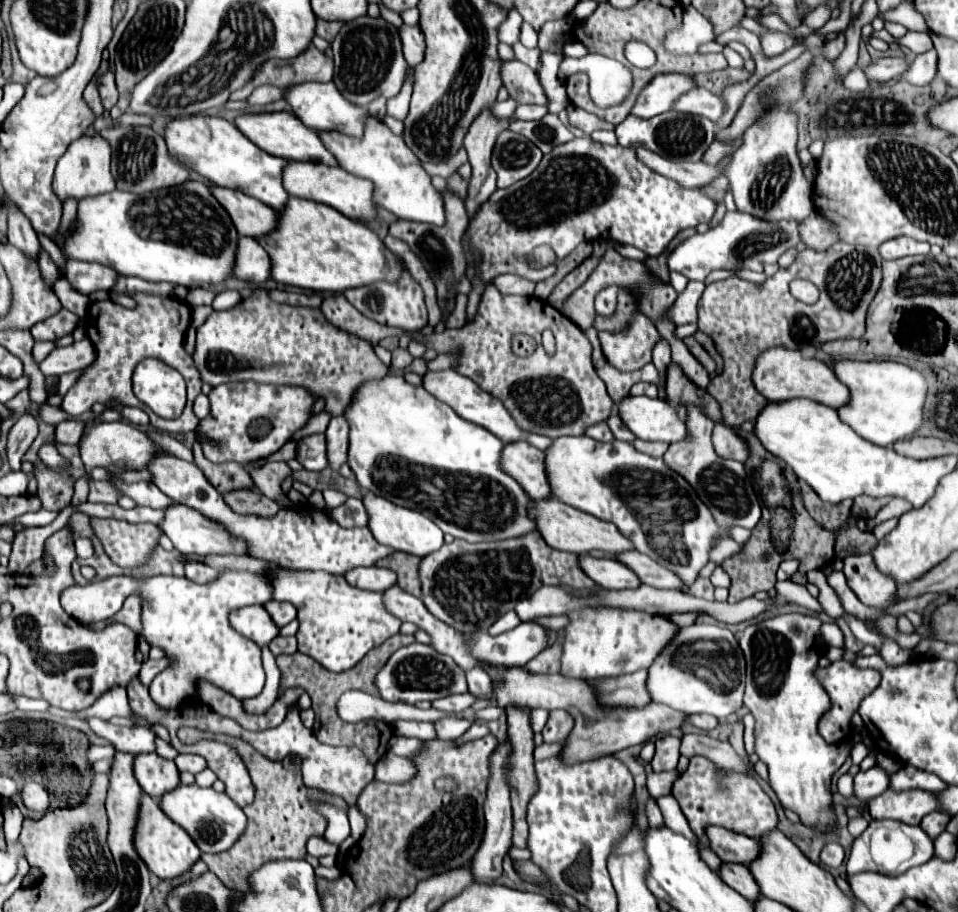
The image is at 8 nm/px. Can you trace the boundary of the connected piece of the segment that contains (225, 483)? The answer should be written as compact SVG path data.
M195 442L193 446L193 454L195 454L195 464L201 468L201 472L209 478L209 482L213 482L213 486L219 490L219 494L227 494L231 490L241 490L241 488L251 488L253 478L249 476L249 472L235 462L227 462L227 464L213 464L203 456L203 450L199 446L199 442Z

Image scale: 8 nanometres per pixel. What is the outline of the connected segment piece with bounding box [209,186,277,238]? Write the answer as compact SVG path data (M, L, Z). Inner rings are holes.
M209 186L211 194L231 216L237 232L241 236L261 236L269 234L277 226L277 212L267 204L231 188Z

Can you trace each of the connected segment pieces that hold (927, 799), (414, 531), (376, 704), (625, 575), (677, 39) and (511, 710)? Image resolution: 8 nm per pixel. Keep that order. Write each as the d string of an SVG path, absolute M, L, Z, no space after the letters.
M889 788L885 790L885 794L869 802L869 812L875 820L893 818L897 822L905 822L911 826L917 826L921 818L933 812L935 808L937 808L935 794L925 792L925 790L895 792Z
M367 492L363 496L363 506L367 510L369 516L369 530L375 536L375 540L379 544L385 544L393 550L401 550L401 552L409 552L415 556L425 556L431 554L435 550L439 550L443 546L443 532L429 520L425 518L421 512L417 510L409 510L403 506L397 506L381 496L375 496L373 492Z
M351 690L345 692L339 698L337 704L339 716L345 722L361 722L365 718L375 718L375 720L383 720L383 722L393 722L393 720L427 720L427 722L435 722L439 718L445 718L447 714L439 714L433 708L429 710L419 710L415 706L409 706L405 702L385 702L381 698L369 696L365 692L359 690Z
M589 554L579 556L579 568L601 588L607 590L625 590L625 588L637 588L641 582L639 578L627 570L621 562L615 558L593 558Z
M691 6L686 7L681 30L669 32L667 40L665 40L665 46L673 54L695 54L699 44L715 40L712 26L707 18L700 17L699 12L691 11Z
M515 706L507 708L507 724L509 724L509 738L513 744L513 754L511 754L511 772L509 772L509 786L511 786L511 802L513 802L513 846L525 848L527 846L527 804L537 792L537 776L533 768L533 732L529 730L529 714L527 712L517 712Z

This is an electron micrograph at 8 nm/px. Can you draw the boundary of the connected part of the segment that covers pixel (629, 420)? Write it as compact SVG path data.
M627 396L617 404L617 414L621 422L635 434L639 440L661 440L661 442L679 442L687 434L687 426L679 420L677 410L669 406L661 398L647 398L647 396Z

